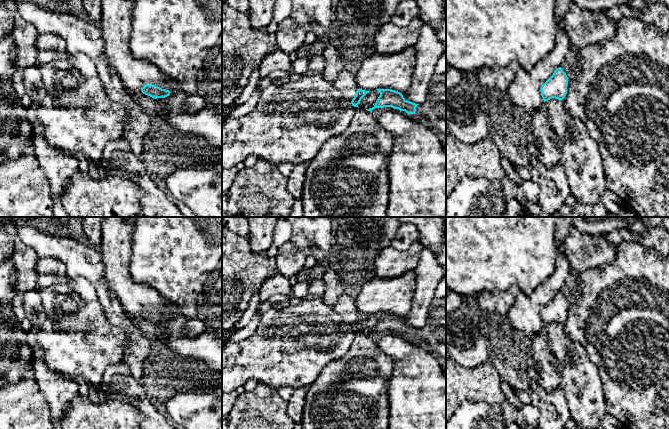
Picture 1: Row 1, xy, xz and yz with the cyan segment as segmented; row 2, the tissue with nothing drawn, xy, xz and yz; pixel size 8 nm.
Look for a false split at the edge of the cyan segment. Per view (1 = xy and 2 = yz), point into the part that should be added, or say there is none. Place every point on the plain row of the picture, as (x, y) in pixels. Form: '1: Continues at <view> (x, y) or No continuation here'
1: No continuation here
2: No continuation here

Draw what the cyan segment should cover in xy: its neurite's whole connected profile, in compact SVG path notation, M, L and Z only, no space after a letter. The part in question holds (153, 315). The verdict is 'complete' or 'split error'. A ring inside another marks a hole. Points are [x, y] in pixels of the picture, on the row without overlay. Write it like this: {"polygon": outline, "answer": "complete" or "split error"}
{"polygon": "M146 308L141 312L143 318L150 320L154 323L157 322L165 322L170 319L170 315L166 313L162 313L156 309Z", "answer": "complete"}

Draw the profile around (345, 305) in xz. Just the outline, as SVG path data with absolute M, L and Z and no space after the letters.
M346 293L339 296L337 303L333 306L333 309L337 313L344 315L348 323L353 323L357 315L355 299Z

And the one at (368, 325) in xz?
M377 314L370 315L367 317L358 328L359 333L367 334L374 331L380 317Z

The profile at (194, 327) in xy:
M199 318L187 319L184 327L184 334L190 338L195 338L205 332L206 326Z

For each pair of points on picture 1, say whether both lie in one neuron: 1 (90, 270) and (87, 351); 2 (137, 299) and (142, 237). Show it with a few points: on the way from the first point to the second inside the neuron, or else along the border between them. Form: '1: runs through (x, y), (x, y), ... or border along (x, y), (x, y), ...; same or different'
1: border along (70, 278), (84, 277), (93, 286), (101, 304); different
2: border along (129, 261), (131, 278), (159, 294); different

